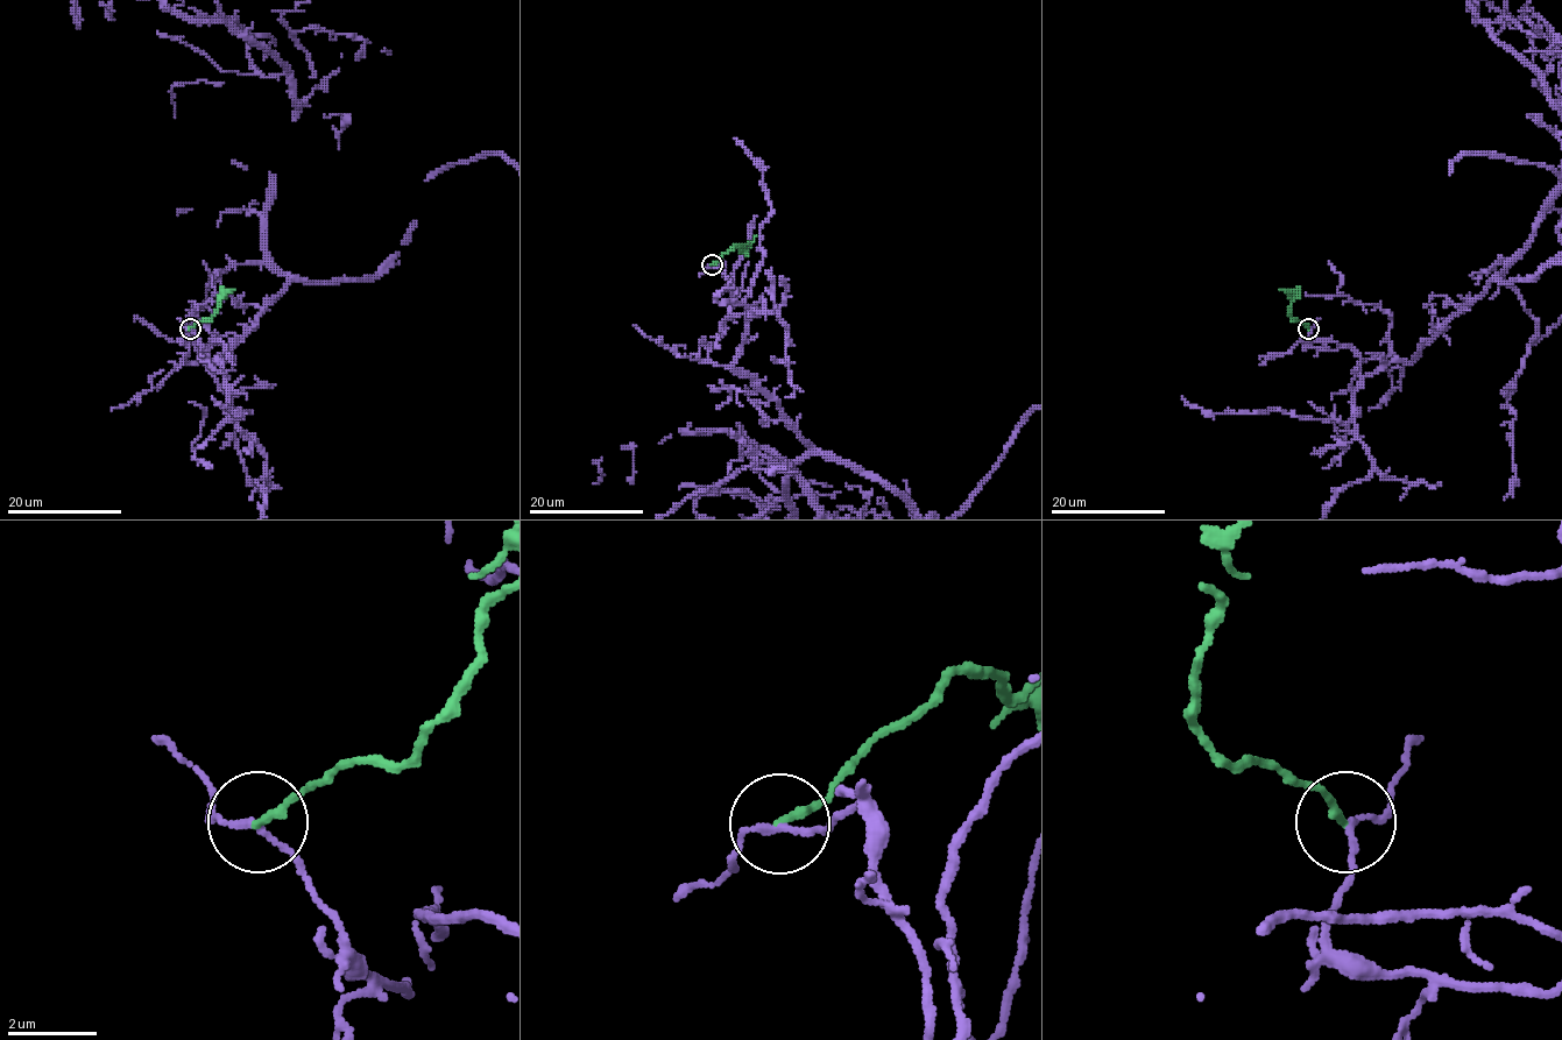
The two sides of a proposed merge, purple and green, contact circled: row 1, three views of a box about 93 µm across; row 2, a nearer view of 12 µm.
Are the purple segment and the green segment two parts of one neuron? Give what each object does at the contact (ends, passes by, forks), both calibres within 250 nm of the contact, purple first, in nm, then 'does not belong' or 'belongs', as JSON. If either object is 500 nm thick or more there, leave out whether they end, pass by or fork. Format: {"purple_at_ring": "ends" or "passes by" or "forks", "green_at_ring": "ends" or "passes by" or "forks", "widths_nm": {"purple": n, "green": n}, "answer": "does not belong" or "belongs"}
{"purple_at_ring": "passes by", "green_at_ring": "ends", "widths_nm": {"purple": 130, "green": 190}, "answer": "does not belong"}

